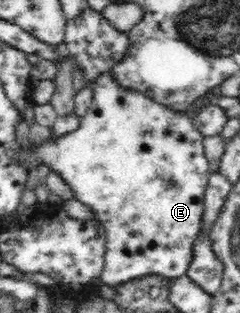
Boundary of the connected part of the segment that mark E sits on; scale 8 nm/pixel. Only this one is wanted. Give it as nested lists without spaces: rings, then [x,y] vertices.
[[[112,70],[95,77],[91,94],[89,109],[79,127],[56,141],[48,138],[39,146],[31,141],[29,150],[20,151],[22,163],[32,175],[47,171],[58,173],[72,187],[74,199],[88,206],[104,227],[106,250],[102,284],[115,287],[146,275],[162,275],[171,280],[186,275],[191,247],[200,232],[203,198],[212,173],[205,154],[205,135],[186,114],[174,112],[142,91],[123,87]]]

